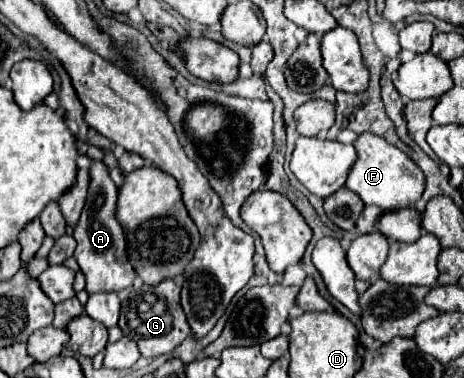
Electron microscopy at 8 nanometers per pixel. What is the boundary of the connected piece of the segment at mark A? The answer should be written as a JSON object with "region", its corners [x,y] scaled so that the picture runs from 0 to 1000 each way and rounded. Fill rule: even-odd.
{"region":[[[198,423],[198,481],[194,481],[194,508],[185,524],[185,545],[177,556],[177,571],[168,582],[168,598],[159,608],[159,630],[168,640],[159,683],[172,698],[172,714],[185,735],[185,772],[207,778],[207,772],[259,772],[276,757],[284,757],[293,720],[284,698],[276,693],[272,677],[272,630],[267,608],[250,582],[250,524],[254,524],[254,497],[246,492],[233,444],[220,429]]]}

